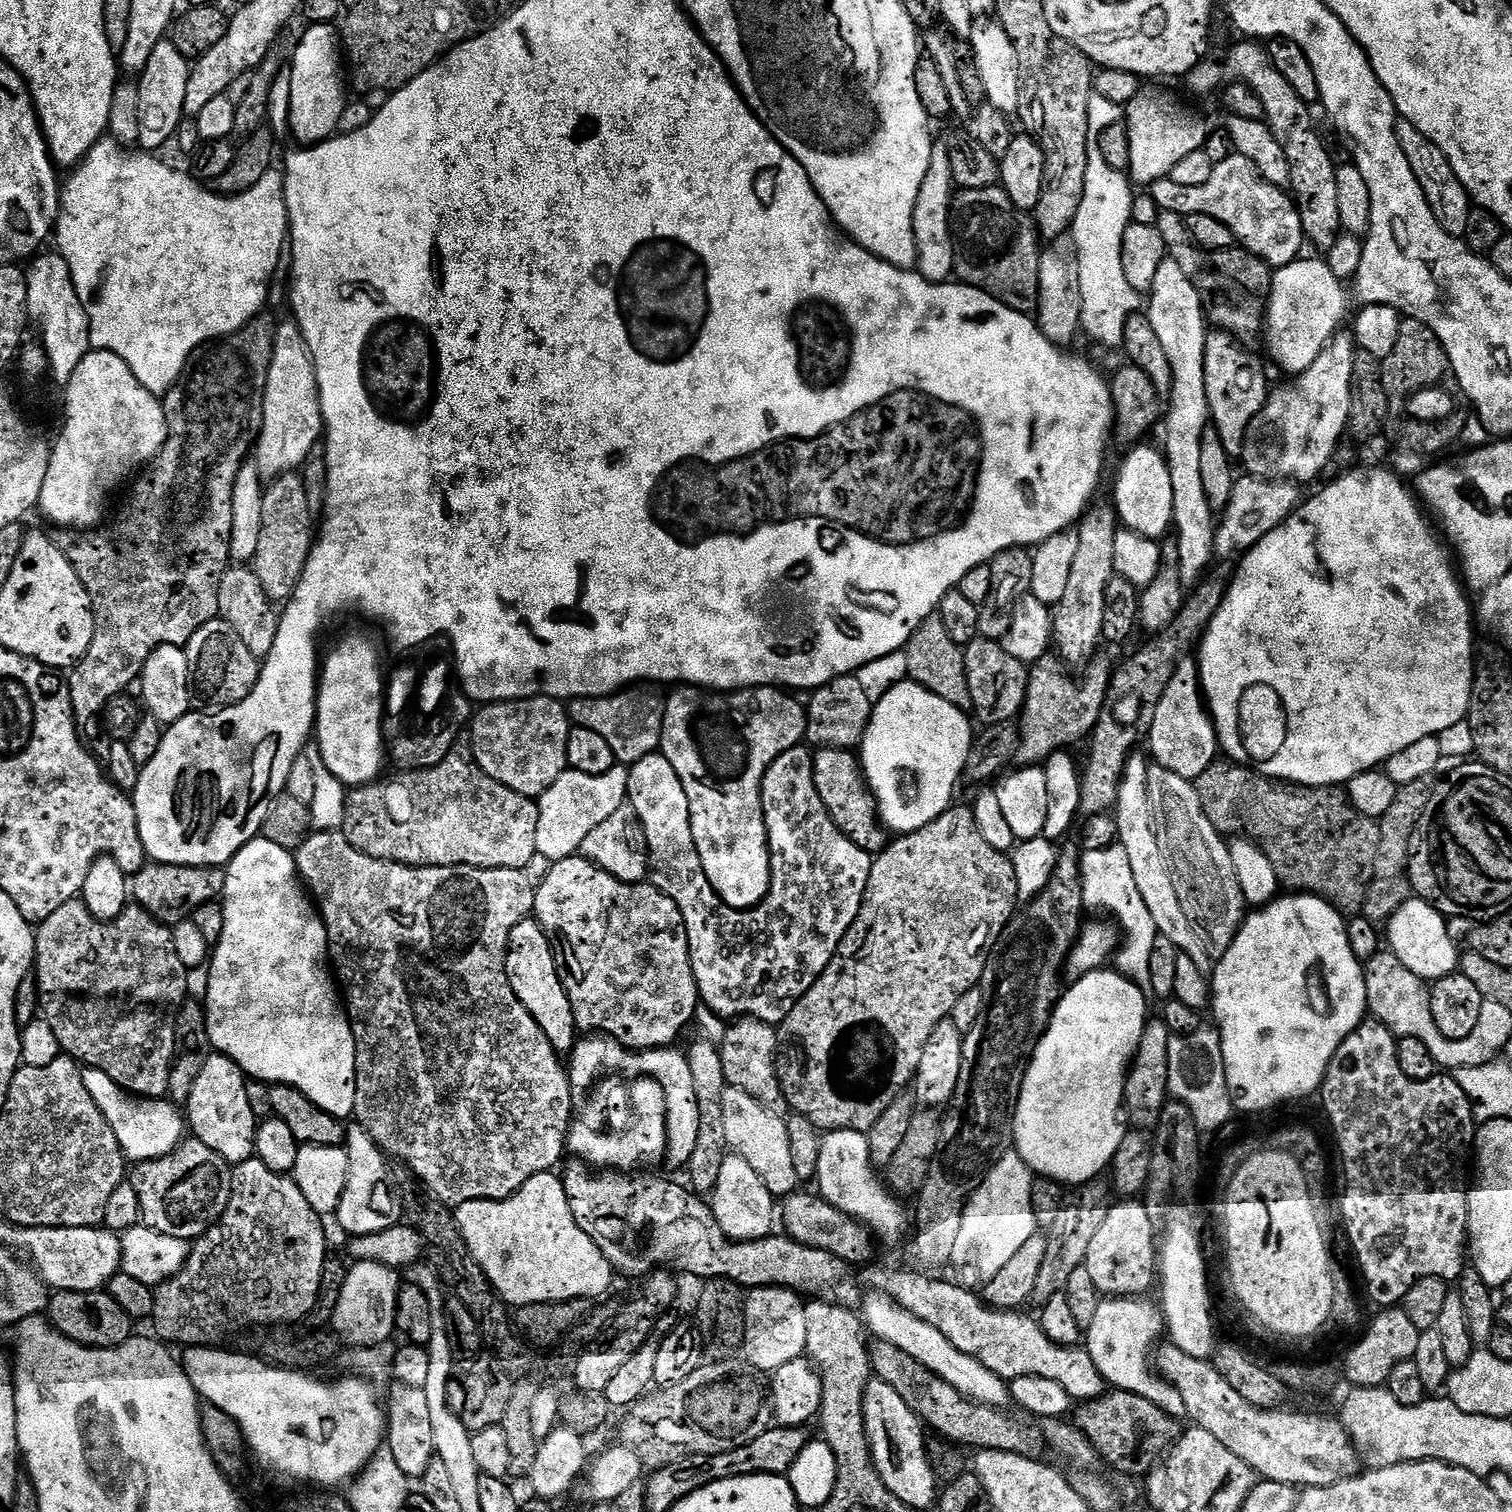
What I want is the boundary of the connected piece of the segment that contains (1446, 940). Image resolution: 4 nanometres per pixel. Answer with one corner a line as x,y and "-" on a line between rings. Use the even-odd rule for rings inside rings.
1417,896
1411,897
1386,922
1389,951
1402,962
1402,966
1426,982
1450,976
1459,969
1460,950
1452,942
1447,924
1447,919
1436,908

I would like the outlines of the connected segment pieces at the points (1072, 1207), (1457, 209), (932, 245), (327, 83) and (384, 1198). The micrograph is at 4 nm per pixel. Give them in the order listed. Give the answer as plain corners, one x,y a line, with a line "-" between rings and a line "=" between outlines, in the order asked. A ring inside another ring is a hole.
1107,1179
1088,1180
1085,1184
1077,1184
1067,1193
1064,1209
1054,1218
1047,1233
1048,1245
1046,1258
1042,1261
1042,1270
1038,1273
1035,1299
1043,1302
1054,1298
1054,1294
1064,1291
1066,1282
1070,1282
1070,1274
1084,1264
1086,1254
1097,1230
1106,1222
1106,1214
1110,1207
1110,1184
=
1397,119
1396,137
1398,146
1402,154
1406,154
1406,162
1410,162
1410,170
1414,170
1414,178
1418,178
1418,186
1422,186
1422,194
1426,194
1426,202
1430,210
1434,210
1434,218
1438,218
1442,230
1457,238
1464,237
1468,213
1472,211
1474,204
1462,182
1458,182
1446,154
1442,154
1442,150
1438,150
1438,146
1434,146
1434,142
1430,142
1426,134
1422,134
1422,130
1418,130
1418,126
1414,126
1414,122
1409,120
=
947,147
932,149
930,170
922,190
918,190
918,202
914,206
914,238
916,239
916,268
925,280
943,284
953,275
956,267
956,249
952,242
952,197
954,185
950,172
950,154
-
949,275
949,276
948,276
=
312,24
308,26
308,29
304,32
304,37
300,40
300,45
296,48
296,53
292,56
292,65
290,65
290,71
292,73
292,81
290,82
290,106
288,107
288,132
290,136
293,136
297,141
295,142
300,146
311,146
313,144
320,144
324,140
327,140
337,135
336,127
338,126
338,118
342,118
342,110
346,103
346,97
344,97
344,80
346,84
346,76
340,73
340,60
342,64
342,40
338,35
337,29
332,24
=
355,1122
347,1125
343,1147
350,1166
346,1169
346,1190
342,1190
342,1202
338,1202
334,1220
340,1223
345,1237
369,1236
396,1227
405,1219
404,1203
392,1183
389,1157
376,1145
374,1138
370,1138
366,1129

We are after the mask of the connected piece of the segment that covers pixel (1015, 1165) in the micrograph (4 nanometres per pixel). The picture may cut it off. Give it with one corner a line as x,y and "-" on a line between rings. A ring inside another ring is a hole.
1009,1150
968,1201
962,1227
954,1245
952,1264
955,1267
969,1268
972,1272
984,1276
985,1281
993,1280
1018,1254
1018,1249
1029,1238
1037,1235
1038,1225
1032,1209
1032,1181
1034,1173
1027,1162
1014,1150

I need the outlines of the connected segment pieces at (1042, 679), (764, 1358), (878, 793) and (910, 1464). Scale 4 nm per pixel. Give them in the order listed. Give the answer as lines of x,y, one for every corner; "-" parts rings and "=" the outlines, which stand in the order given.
1045,658
1036,661
1031,665
1028,674
1028,689
1026,690
1026,702
1024,710
1018,720
1020,729
1020,745
1016,748
1014,760
1020,766
1040,766
1044,761
1057,750
1067,749
1068,744
1076,744
1080,739
1083,741
1085,737
1091,733
1093,726
1098,722
1098,718
1104,709
1106,702
1106,694
1108,693
1108,684
1112,681
1114,671
1113,661
1100,660
1101,658
1093,658
1088,661
1083,669
1084,677
1080,681
1071,680
1064,671
1065,665
1059,659
=
757,1288
747,1293
742,1352
748,1363
759,1372
771,1374
786,1366
786,1362
799,1360
807,1353
804,1306
805,1301
786,1288
=
911,682
895,684
881,700
873,703
872,717
858,745
858,761
868,790
876,800
881,825
889,833
907,834
918,830
953,807
952,795
956,792
956,783
961,783
974,739
973,721
970,716
968,721
968,716
965,709
950,706
950,702
938,698
938,694
=
872,1379
864,1391
864,1421
868,1440
872,1443
872,1461
876,1463
882,1482
886,1482
889,1490
902,1502
906,1502
906,1506
914,1506
917,1510
924,1510
931,1504
933,1507
938,1496
938,1481
932,1474
932,1463
928,1460
926,1435
924,1436
926,1428
920,1417
904,1401
902,1394
898,1394
898,1390
894,1390
894,1386
890,1386
885,1380

